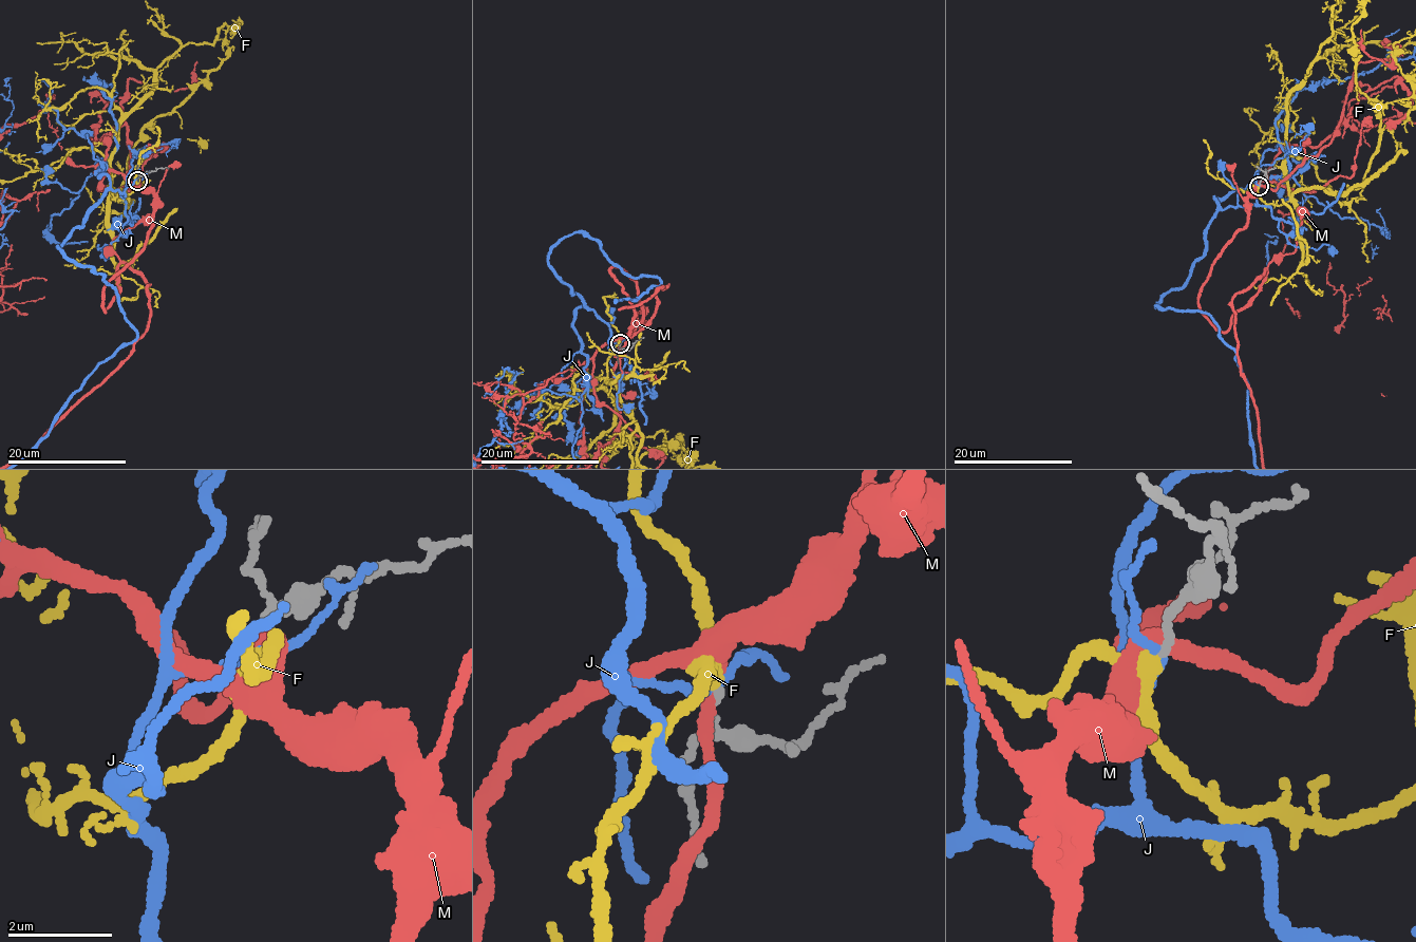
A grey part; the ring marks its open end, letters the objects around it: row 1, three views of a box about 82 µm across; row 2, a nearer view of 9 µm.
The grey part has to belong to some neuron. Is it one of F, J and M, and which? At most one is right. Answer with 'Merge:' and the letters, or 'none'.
Merge: F

